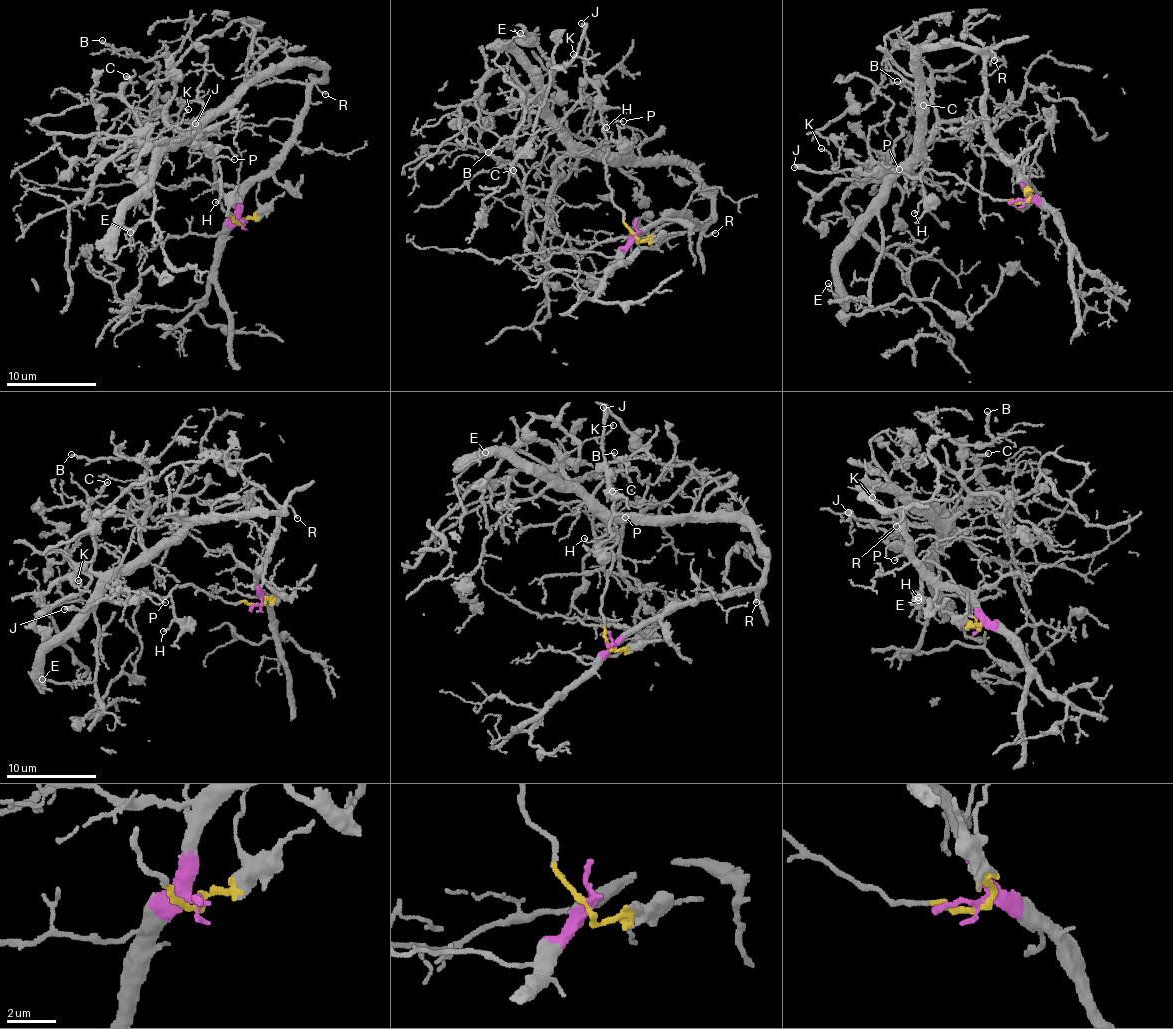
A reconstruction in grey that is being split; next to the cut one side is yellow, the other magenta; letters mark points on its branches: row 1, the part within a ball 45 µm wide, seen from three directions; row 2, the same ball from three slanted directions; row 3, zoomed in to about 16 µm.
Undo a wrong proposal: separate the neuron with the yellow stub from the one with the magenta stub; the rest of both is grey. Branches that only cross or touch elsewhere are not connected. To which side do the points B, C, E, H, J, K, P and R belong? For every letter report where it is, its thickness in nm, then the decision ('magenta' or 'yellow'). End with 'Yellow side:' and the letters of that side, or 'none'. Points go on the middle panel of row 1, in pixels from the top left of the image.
B: (488, 152) | 190 nm | magenta
C: (513, 170) | 200 nm | magenta
E: (520, 33) | 80 nm | magenta
H: (606, 127) | 140 nm | yellow
J: (581, 23) | 280 nm | yellow
K: (573, 54) | 90 nm | magenta
P: (623, 121) | 140 nm | yellow
R: (715, 233) | 130 nm | magenta
Yellow side: H, J, P

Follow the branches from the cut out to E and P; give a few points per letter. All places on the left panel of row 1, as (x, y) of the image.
E: (242, 222), (244, 195), (323, 68), (256, 73), (163, 153), (119, 218), (117, 249), (131, 232)
P: (242, 222), (231, 217), (220, 203), (215, 172), (218, 162), (216, 166), (214, 161), (225, 157), (234, 160)

